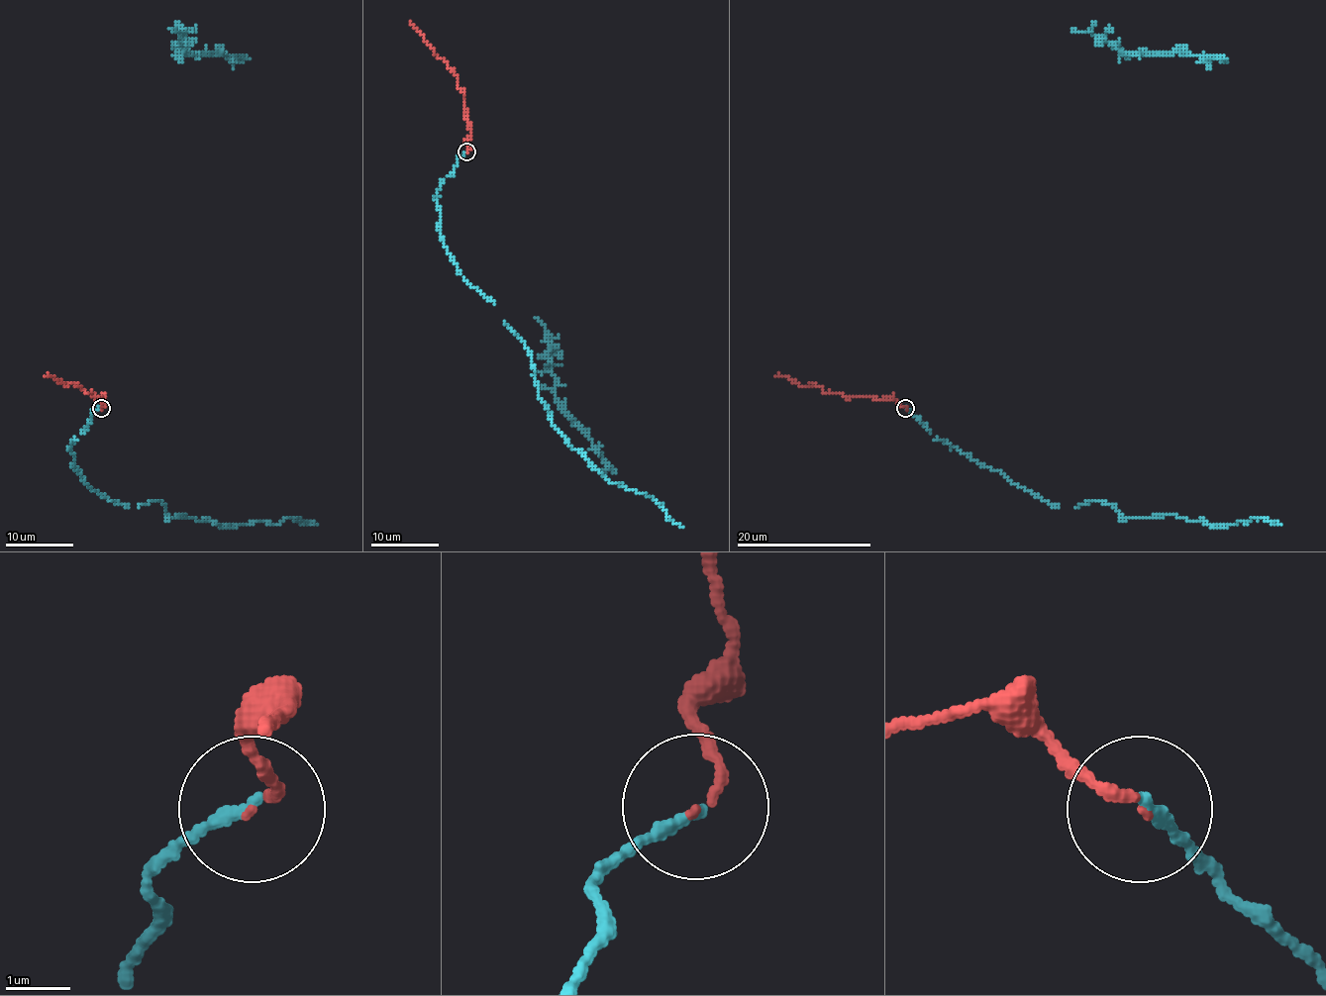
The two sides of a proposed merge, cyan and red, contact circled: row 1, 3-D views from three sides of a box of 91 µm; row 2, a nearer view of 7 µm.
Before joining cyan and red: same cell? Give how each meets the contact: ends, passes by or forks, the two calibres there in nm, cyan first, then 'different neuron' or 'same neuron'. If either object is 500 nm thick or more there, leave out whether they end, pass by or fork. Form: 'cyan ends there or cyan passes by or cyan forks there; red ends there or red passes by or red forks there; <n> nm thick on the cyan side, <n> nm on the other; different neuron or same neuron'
cyan ends there; red ends there; 180 nm thick on the cyan side, 130 nm on the other; same neuron

